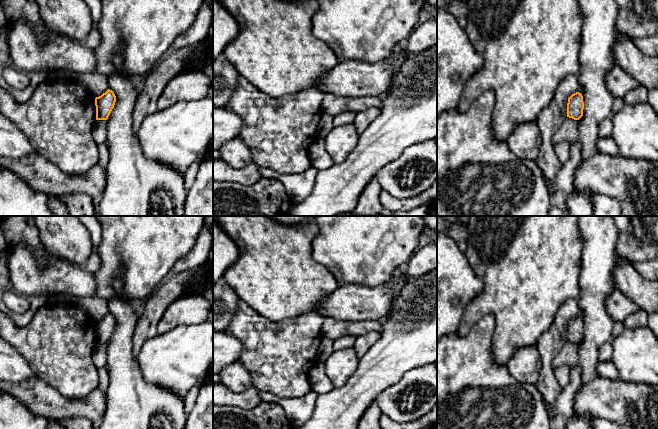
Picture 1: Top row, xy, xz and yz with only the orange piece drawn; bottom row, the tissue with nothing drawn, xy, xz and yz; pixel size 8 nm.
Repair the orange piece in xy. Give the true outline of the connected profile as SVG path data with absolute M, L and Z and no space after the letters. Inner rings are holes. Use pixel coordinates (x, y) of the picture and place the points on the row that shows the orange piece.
M108 89L101 96L95 98L96 120L107 120L116 102L114 92Z

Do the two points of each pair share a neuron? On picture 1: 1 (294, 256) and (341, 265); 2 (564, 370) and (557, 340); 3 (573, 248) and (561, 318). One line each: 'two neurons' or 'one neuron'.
1: two neurons
2: two neurons
3: two neurons

